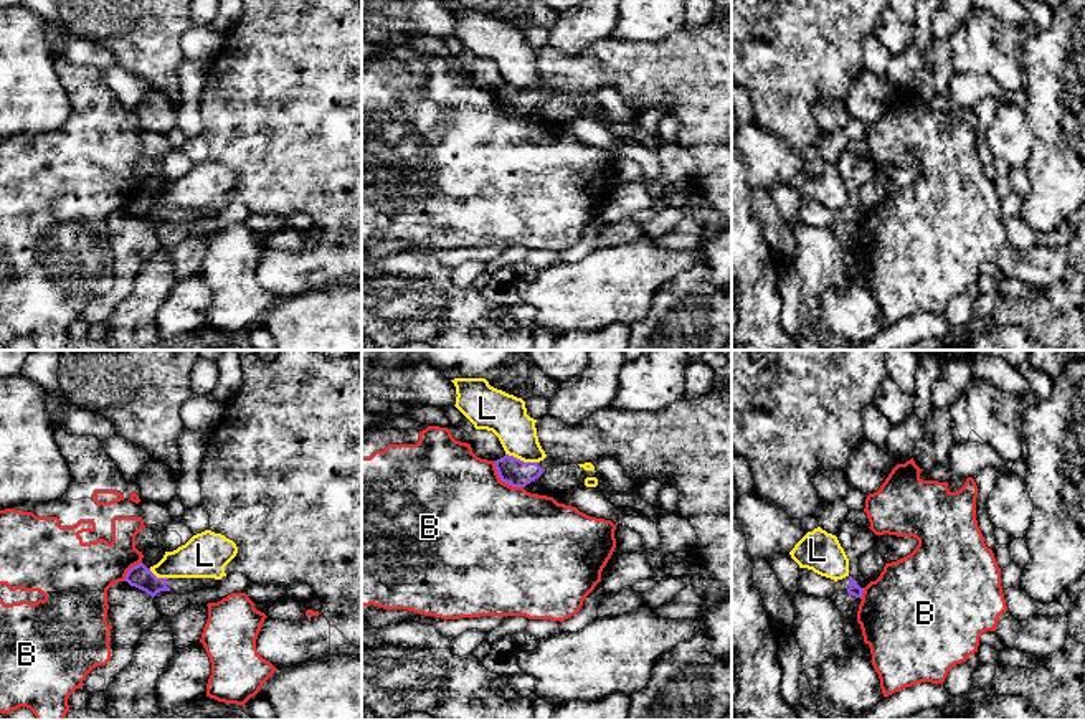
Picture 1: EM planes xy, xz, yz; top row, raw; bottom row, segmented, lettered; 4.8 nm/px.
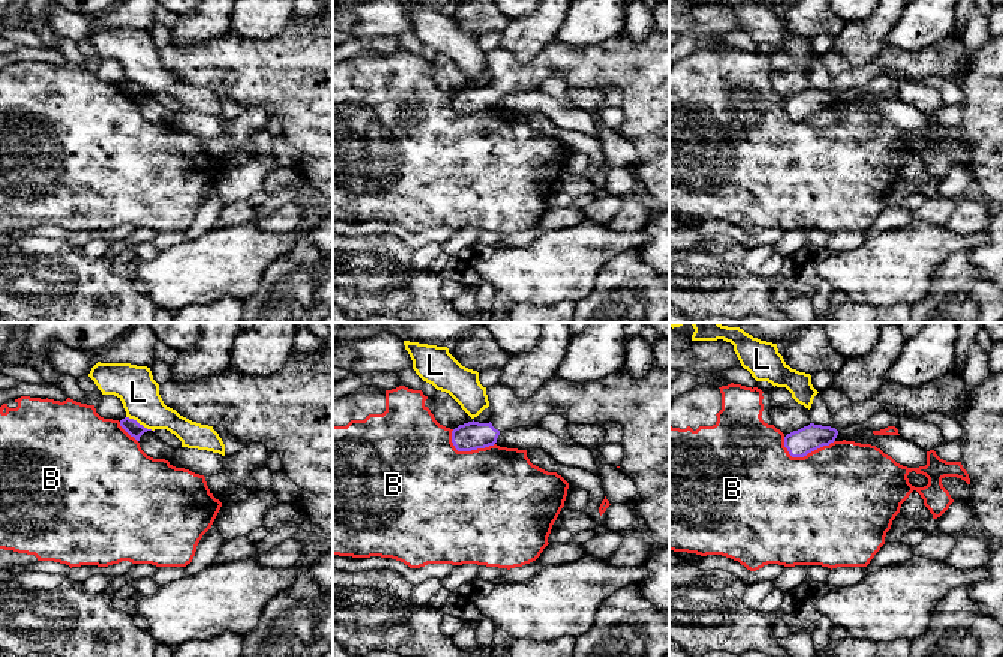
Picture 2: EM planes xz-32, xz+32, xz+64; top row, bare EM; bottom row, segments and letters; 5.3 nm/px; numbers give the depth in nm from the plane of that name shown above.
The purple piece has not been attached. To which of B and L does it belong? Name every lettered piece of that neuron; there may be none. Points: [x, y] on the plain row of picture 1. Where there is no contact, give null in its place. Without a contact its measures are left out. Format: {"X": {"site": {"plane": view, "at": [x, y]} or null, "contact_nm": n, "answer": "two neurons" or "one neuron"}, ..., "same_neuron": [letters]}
{"B": {"site": {"plane": "xz", "at": [502, 111]}, "contact_nm": 200, "answer": "two neurons"}, "L": {"site": {"plane": "xz", "at": [522, 91]}, "contact_nm": 170, "answer": "two neurons"}, "same_neuron": []}

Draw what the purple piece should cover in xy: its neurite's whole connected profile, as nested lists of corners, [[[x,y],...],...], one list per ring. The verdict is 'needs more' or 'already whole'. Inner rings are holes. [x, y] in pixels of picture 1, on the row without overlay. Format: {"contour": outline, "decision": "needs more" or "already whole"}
{"contour": [[[144,193],[132,197],[126,210],[130,216],[135,216],[152,228],[160,221],[173,221],[177,225],[206,221],[213,218],[220,210],[215,208],[157,208],[150,198]]], "decision": "needs more"}

